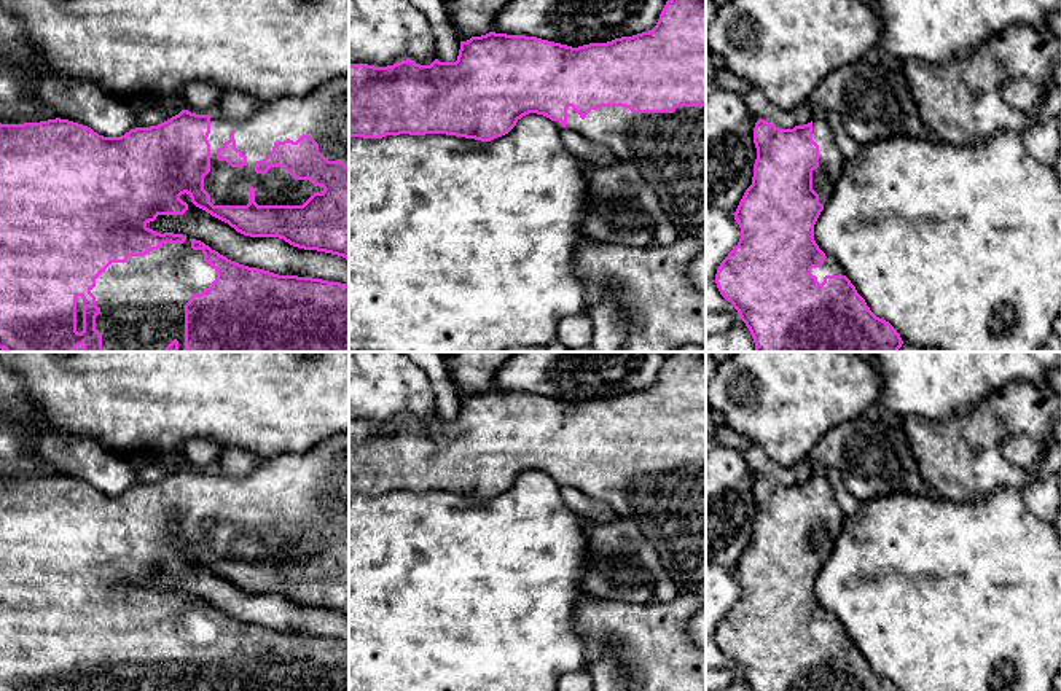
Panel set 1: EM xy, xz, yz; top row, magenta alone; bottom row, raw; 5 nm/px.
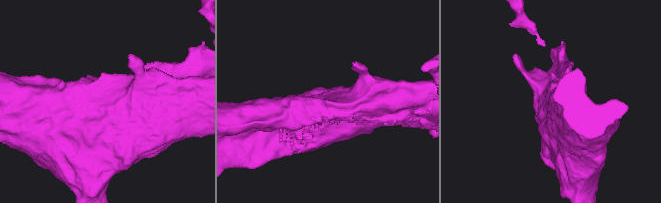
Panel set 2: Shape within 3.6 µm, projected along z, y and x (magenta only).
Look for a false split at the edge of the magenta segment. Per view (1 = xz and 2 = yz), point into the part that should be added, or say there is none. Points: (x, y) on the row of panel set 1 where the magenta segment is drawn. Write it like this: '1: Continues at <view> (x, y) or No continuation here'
1: Continues at xz (668, 148)
2: Continues at yz (830, 160)

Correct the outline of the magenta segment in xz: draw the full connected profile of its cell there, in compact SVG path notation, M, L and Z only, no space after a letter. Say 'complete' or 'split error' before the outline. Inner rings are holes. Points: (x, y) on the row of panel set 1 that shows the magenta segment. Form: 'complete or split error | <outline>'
split error | M668 0L656 25L652 30L632 37L615 38L607 43L589 43L572 48L537 37L489 32L486 35L460 41L456 62L440 62L435 59L430 65L421 65L406 59L387 67L349 62L349 137L382 139L386 135L400 134L446 134L491 142L508 134L516 123L529 113L543 115L558 127L566 127L585 139L601 143L618 159L634 164L655 189L664 218L669 220L682 236L696 237L706 244L706 0Z

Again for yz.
split error | M824 115L793 129L781 129L758 119L754 127L757 159L752 185L734 215L741 228L738 245L720 263L715 283L749 328L755 352L899 352L903 341L897 330L876 317L840 264L827 258L814 240L814 224L828 202L846 162Z

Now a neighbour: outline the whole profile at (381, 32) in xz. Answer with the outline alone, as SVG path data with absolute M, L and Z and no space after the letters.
M349 0L349 62L387 67L406 59L421 65L435 61L435 37L425 14L408 0Z

